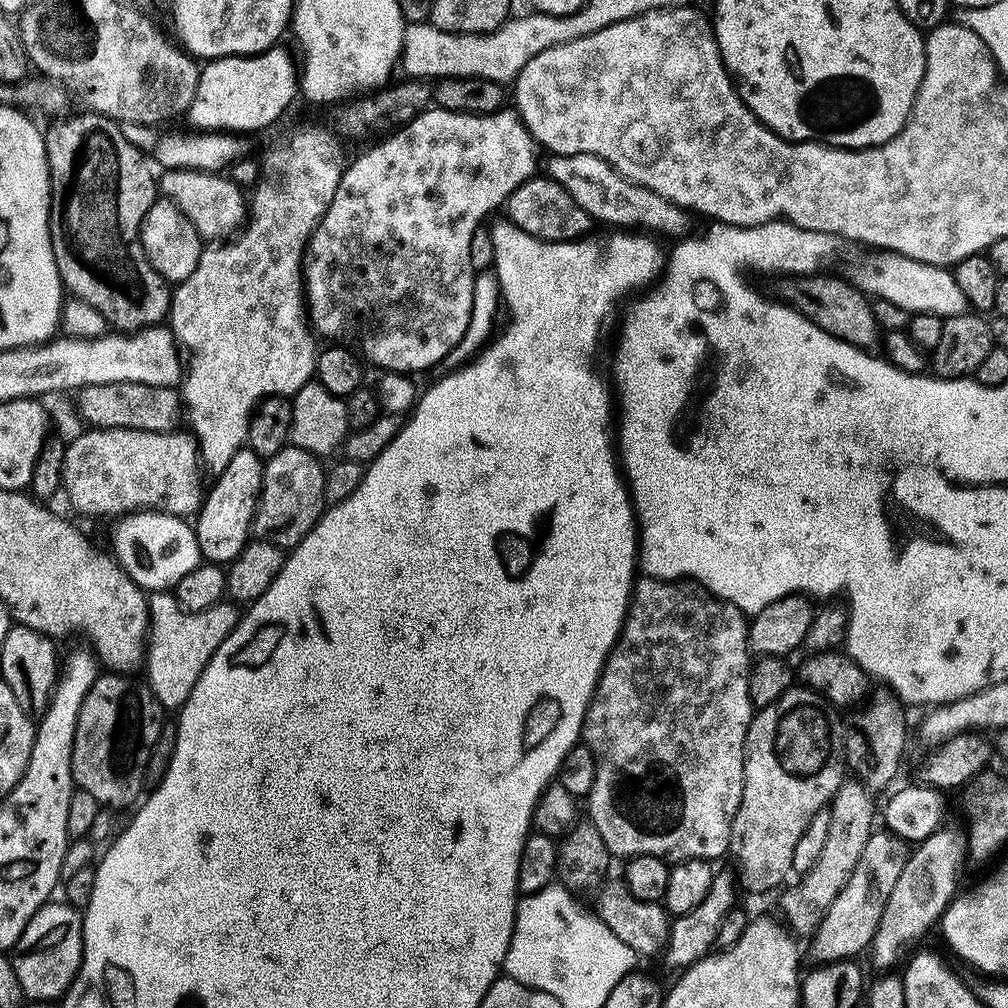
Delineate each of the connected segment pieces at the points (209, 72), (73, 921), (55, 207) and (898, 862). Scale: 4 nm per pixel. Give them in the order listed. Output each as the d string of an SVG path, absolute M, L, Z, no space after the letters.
M273 46L256 56L221 56L207 61L201 67L198 90L186 113L191 127L199 131L245 134L276 121L299 93L297 65L280 47Z
M49 902L40 907L38 914L34 914L30 922L26 922L26 930L22 930L22 938L18 938L15 948L10 952L12 965L18 973L18 982L22 982L22 990L29 1001L59 1001L74 982L74 978L80 974L80 963L84 953L84 917L67 902L56 903Z
M84 110L81 113L81 116L69 114L63 118L53 119L49 123L52 125L49 126L48 132L46 128L46 131L43 133L44 149L46 150L48 169L52 179L52 210L48 214L48 225L52 235L52 249L54 250L54 258L58 266L60 283L67 291L68 288L72 291L71 295L75 299L85 300L90 306L94 306L94 310L98 310L98 314L105 316L109 325L121 333L131 334L133 332L141 332L143 328L155 328L165 323L172 306L172 292L170 291L169 281L164 280L162 274L158 274L158 270L154 270L154 266L148 261L148 255L144 253L144 247L140 241L142 222L146 218L150 206L158 198L157 173L155 171L152 173L153 165L151 163L148 165L144 161L143 154L128 141L128 136L124 133L127 131L117 121L112 120L108 116L100 116L96 112Z
M873 831L870 842L866 842L866 847L862 849L862 858L858 858L858 866L854 866L850 874L850 882L846 882L838 898L830 902L830 910L811 937L812 956L817 965L859 957L859 952L871 945L886 906L886 898L890 898L894 882L898 882L898 874L902 874L902 866L906 866L909 851L910 844L894 833Z

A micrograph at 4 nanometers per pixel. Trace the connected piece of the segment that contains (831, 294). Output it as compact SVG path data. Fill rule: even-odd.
M792 274L780 288L779 299L789 308L795 308L826 334L850 342L855 348L872 350L881 343L882 329L874 318L872 300L855 283L838 280L825 274Z

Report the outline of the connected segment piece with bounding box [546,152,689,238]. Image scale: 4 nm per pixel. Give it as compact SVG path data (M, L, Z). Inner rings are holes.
M585 152L562 154L561 156L552 154L547 158L549 159L548 169L546 169L548 179L558 182L558 186L562 186L562 190L566 190L566 194L570 194L570 198L574 198L574 202L578 202L578 206L582 206L582 210L586 210L586 214L590 214L593 221L600 223L601 220L602 223L612 224L608 226L615 226L620 230L643 230L648 234L665 232L668 236L676 236L675 238L683 237L687 233L684 231L688 228L689 213L685 209L673 200L667 200L662 194L626 179L610 162Z

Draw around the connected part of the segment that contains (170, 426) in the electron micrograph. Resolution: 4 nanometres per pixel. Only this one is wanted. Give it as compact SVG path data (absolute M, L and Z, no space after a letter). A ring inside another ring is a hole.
M92 384L89 388L79 389L78 416L89 420L89 425L98 428L129 428L130 430L146 430L147 432L171 432L177 427L176 419L182 416L182 396L176 388L159 388L145 384Z

